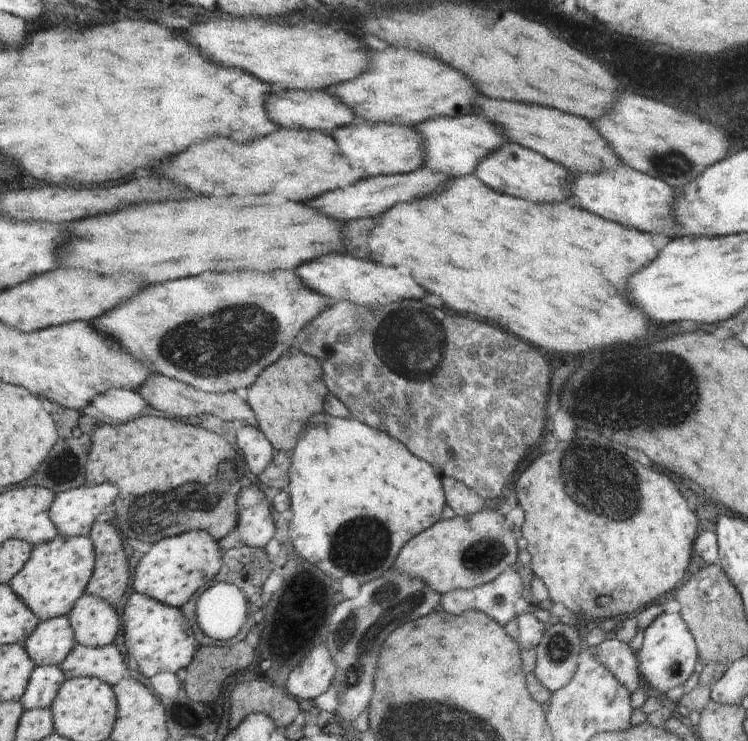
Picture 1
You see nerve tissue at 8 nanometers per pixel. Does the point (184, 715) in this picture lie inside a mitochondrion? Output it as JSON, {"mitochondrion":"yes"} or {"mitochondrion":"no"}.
{"mitochondrion":"yes"}

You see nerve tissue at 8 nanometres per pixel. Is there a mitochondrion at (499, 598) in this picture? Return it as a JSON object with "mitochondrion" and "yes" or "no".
{"mitochondrion":"yes"}

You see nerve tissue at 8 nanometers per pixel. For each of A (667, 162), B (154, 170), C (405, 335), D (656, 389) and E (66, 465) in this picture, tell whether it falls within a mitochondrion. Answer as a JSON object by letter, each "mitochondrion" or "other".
{"A":"mitochondrion","B":"other","C":"mitochondrion","D":"mitochondrion","E":"mitochondrion"}

